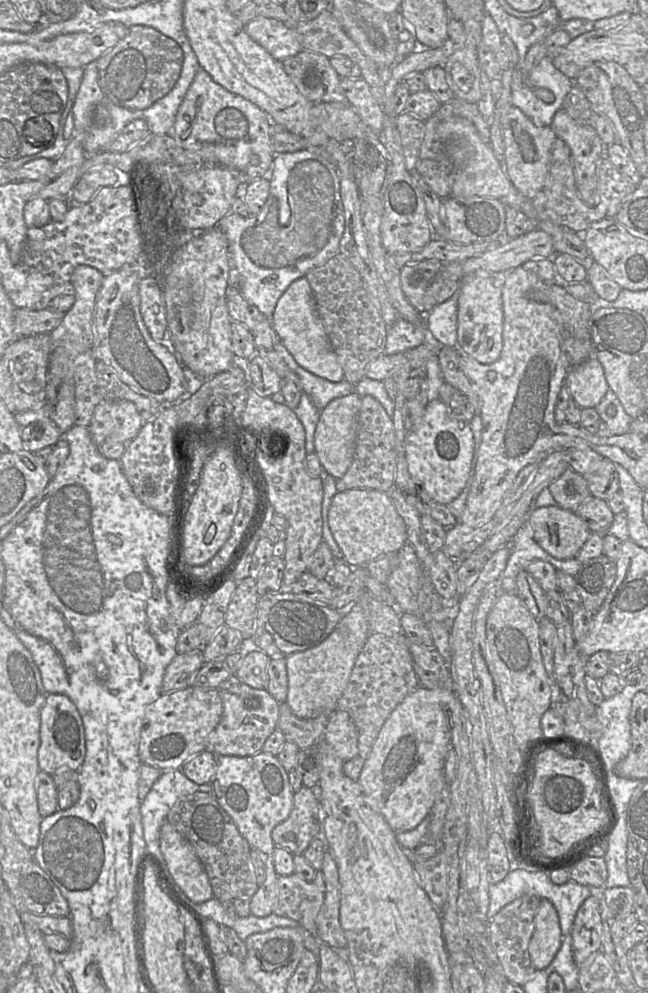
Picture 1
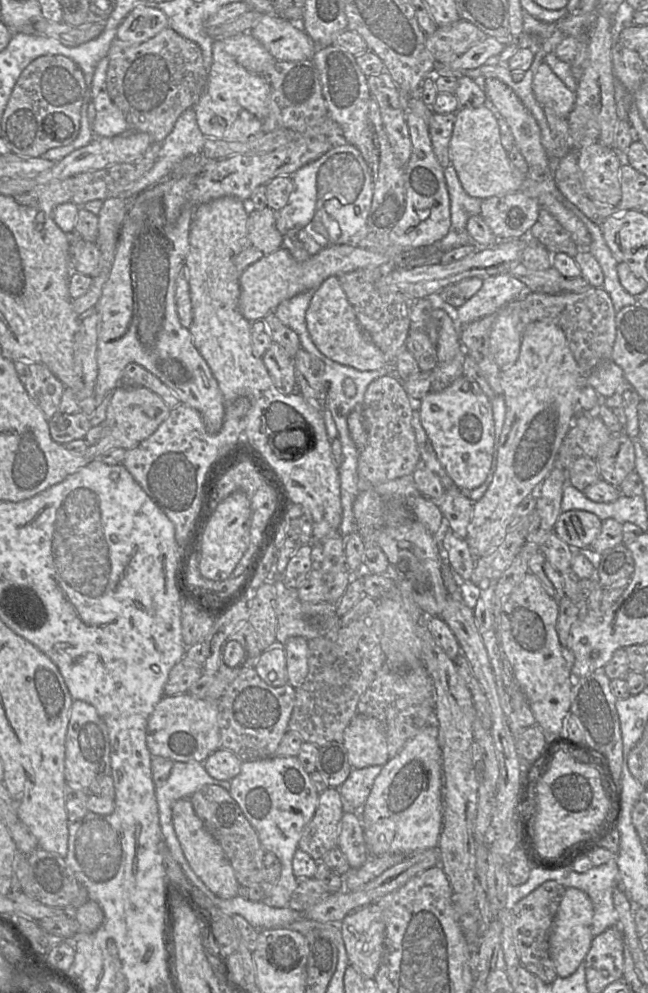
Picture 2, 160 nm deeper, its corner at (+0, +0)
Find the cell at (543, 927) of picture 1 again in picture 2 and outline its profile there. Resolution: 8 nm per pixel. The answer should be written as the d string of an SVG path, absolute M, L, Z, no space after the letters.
M567 888L549 935L549 954L559 977L569 977L584 962L594 938L591 932L593 915L593 904L589 896L577 888Z

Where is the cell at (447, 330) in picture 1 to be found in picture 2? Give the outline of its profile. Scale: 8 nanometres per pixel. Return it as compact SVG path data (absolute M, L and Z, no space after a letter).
M510 273L484 278L483 285L463 305L456 308L455 323L458 327L468 325L487 315L495 314L509 302L529 293L528 287Z

